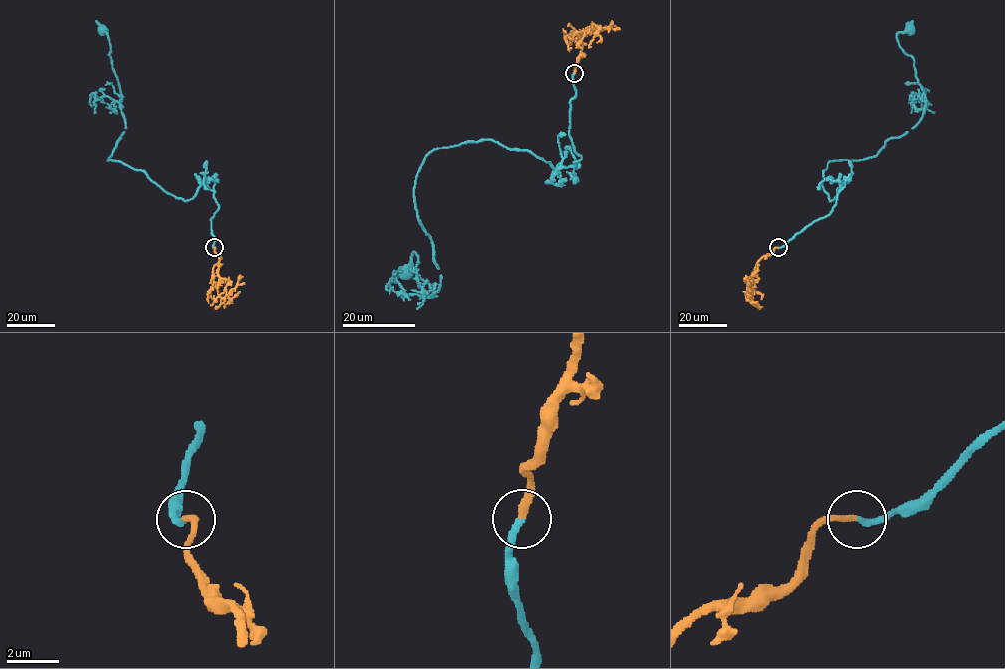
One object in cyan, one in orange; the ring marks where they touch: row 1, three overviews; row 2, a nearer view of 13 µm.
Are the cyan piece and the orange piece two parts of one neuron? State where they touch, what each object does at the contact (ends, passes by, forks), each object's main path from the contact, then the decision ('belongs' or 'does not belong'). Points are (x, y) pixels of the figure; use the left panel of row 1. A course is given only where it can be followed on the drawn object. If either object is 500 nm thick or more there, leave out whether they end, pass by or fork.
at (214, 247); cyan ends there; orange ends there; cyan runs (214, 247), (213, 191), (201, 183), (192, 198), (176, 198), (142, 171), (108, 160), (126, 121), (103, 30); orange runs (214, 247), (219, 258), (218, 275), (228, 280), (226, 295), (231, 300), (224, 307); belongs

